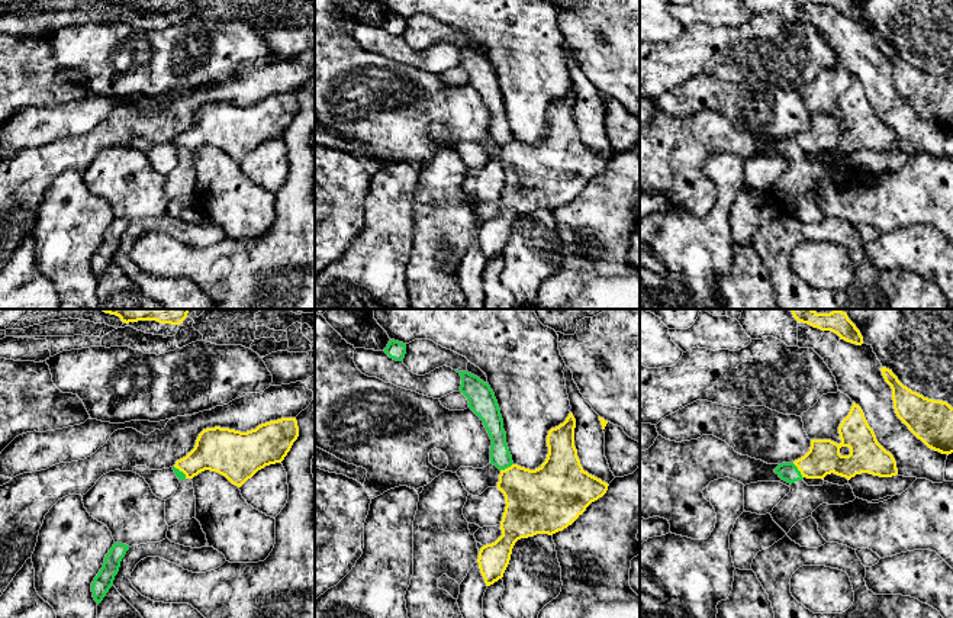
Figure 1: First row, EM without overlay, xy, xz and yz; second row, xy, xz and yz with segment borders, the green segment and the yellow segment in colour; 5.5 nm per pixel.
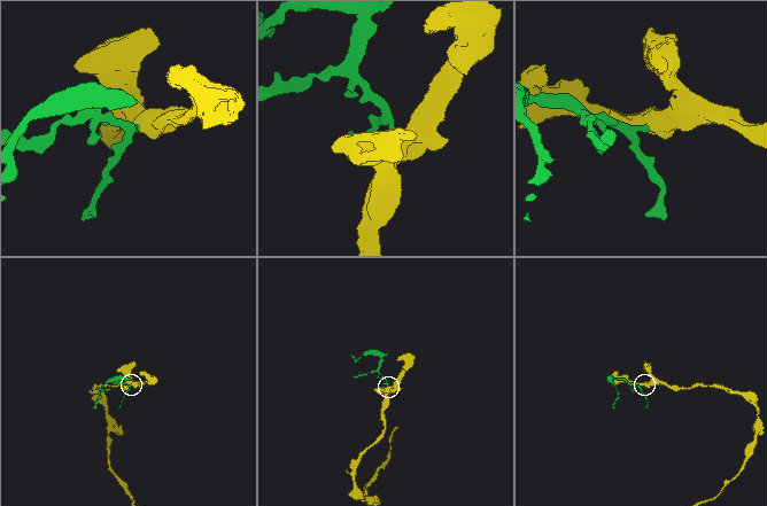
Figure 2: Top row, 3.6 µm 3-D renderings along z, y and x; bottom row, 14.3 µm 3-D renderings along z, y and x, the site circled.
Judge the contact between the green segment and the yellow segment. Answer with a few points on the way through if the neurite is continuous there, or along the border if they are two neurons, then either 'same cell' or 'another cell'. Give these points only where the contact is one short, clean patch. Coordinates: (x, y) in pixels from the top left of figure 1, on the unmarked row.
border yz (792, 138), (802, 153); another cell

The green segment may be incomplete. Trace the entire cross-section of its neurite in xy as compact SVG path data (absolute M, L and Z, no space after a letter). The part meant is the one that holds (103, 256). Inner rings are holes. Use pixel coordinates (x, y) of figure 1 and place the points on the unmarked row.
M115 218L113 222L106 229L103 242L100 244L100 247L97 248L97 251L91 258L93 273L97 277L97 280L103 276L103 273L112 263L115 251L119 247L120 236L128 225L129 221L122 218Z

